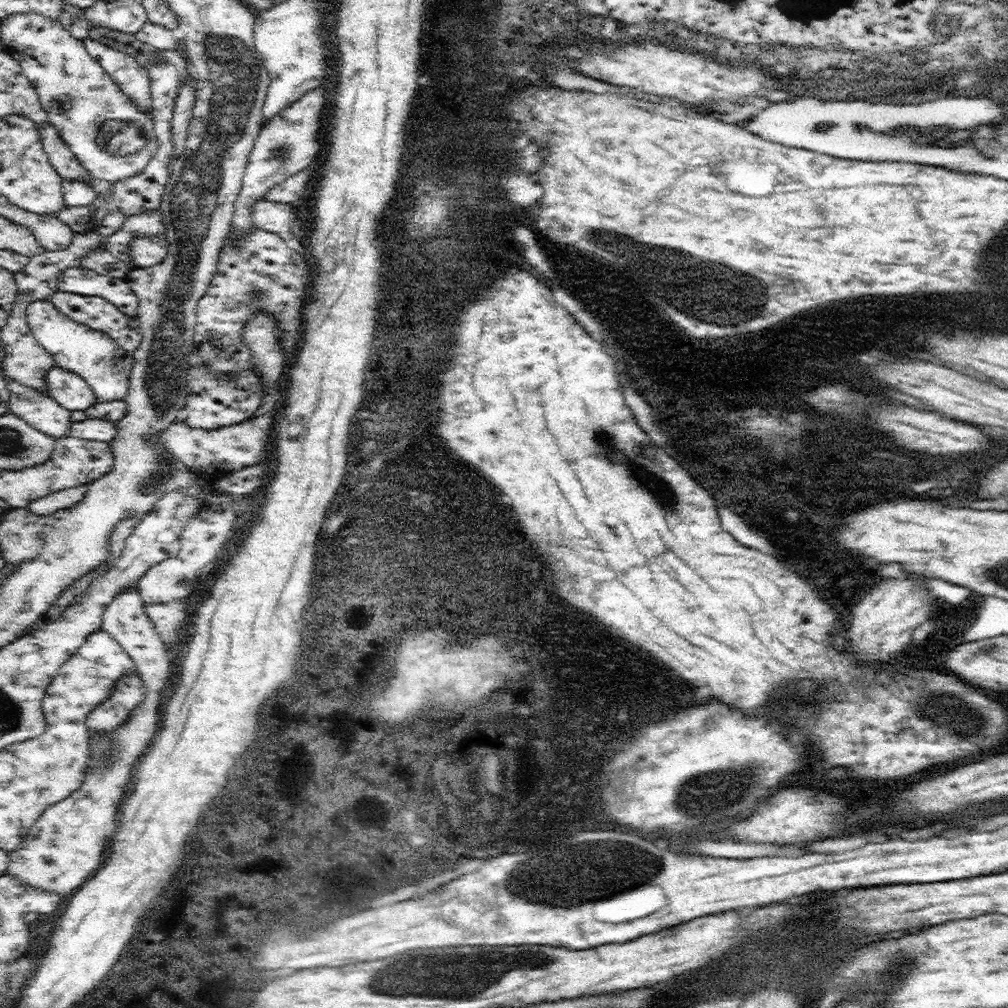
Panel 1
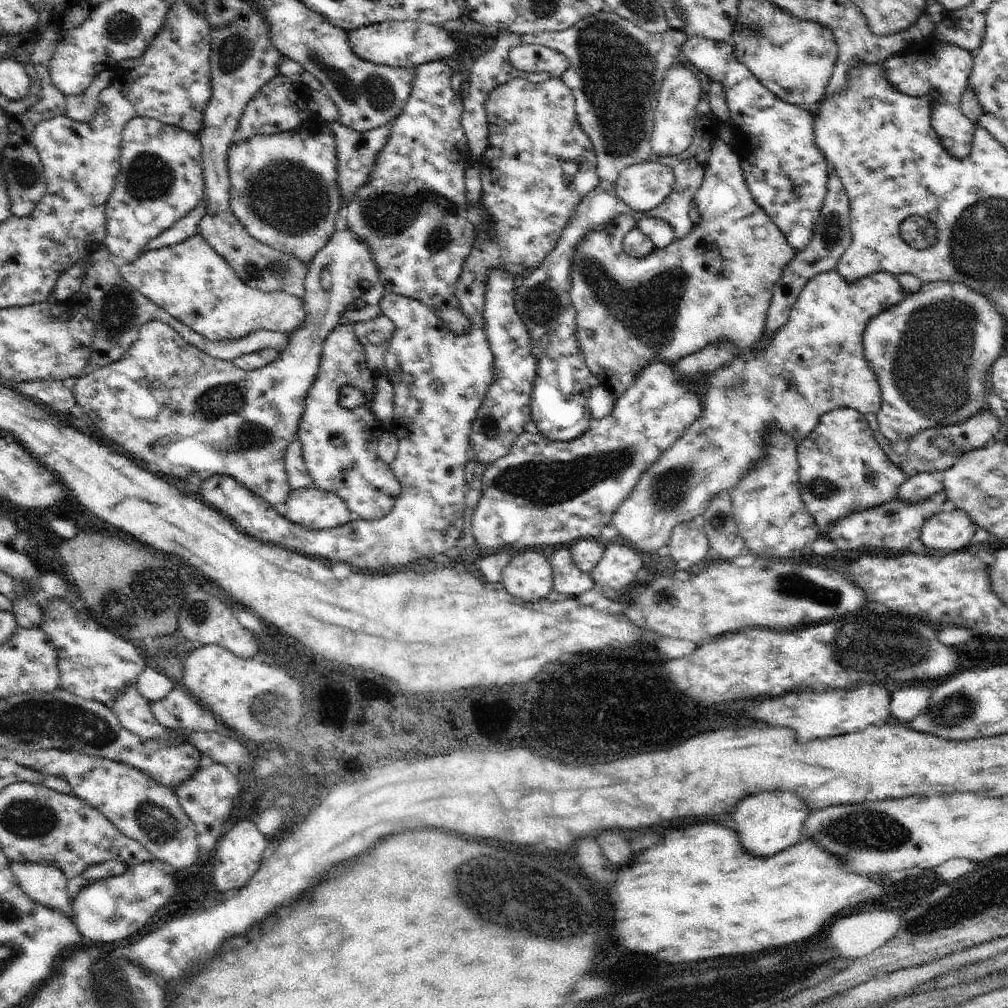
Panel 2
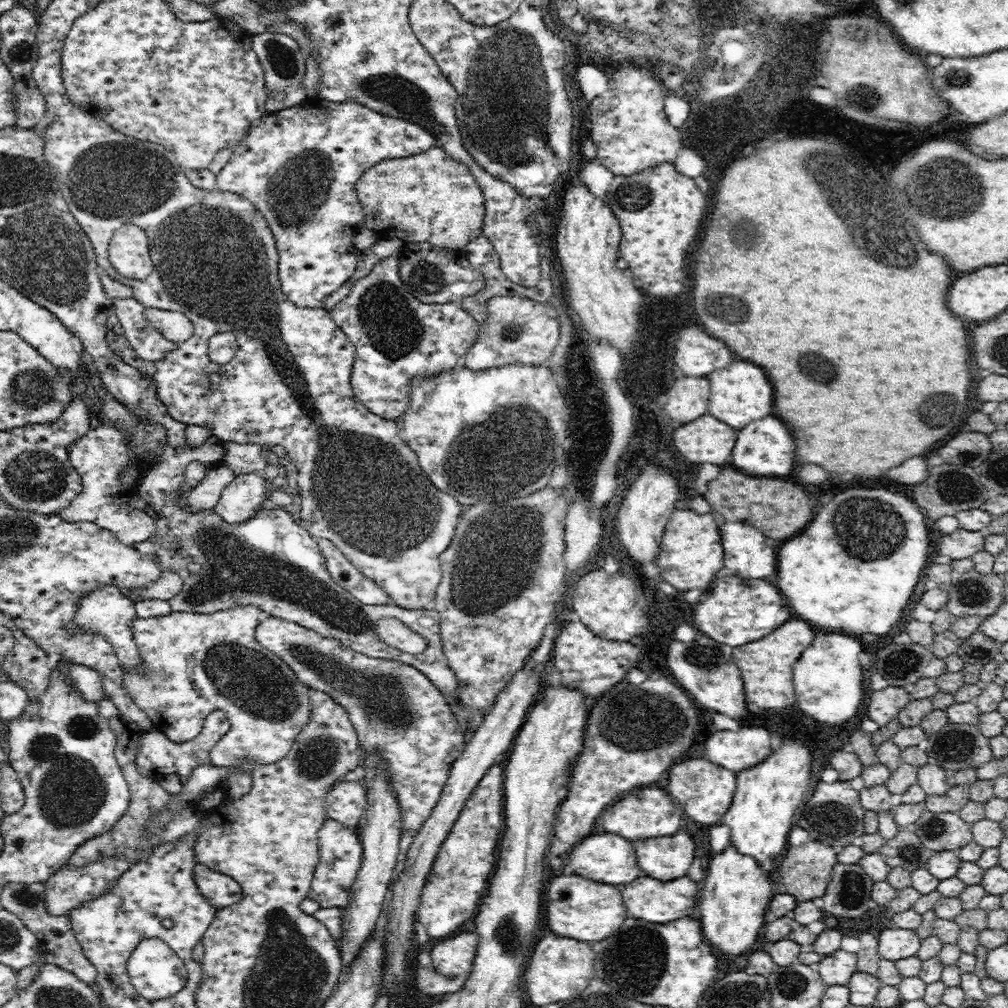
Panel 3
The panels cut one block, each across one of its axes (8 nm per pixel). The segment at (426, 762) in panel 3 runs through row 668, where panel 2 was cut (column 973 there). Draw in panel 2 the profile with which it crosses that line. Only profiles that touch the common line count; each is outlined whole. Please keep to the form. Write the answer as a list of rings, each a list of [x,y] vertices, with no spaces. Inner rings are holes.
[[[953,282],[923,284],[915,294],[905,296],[903,302],[875,316],[869,326],[865,326],[863,358],[869,362],[881,388],[881,408],[875,414],[877,430],[889,440],[895,454],[905,456],[909,448],[907,442],[919,432],[963,424],[989,408],[985,400],[989,392],[989,370],[1005,346],[1001,328],[1003,316],[989,298]]]

